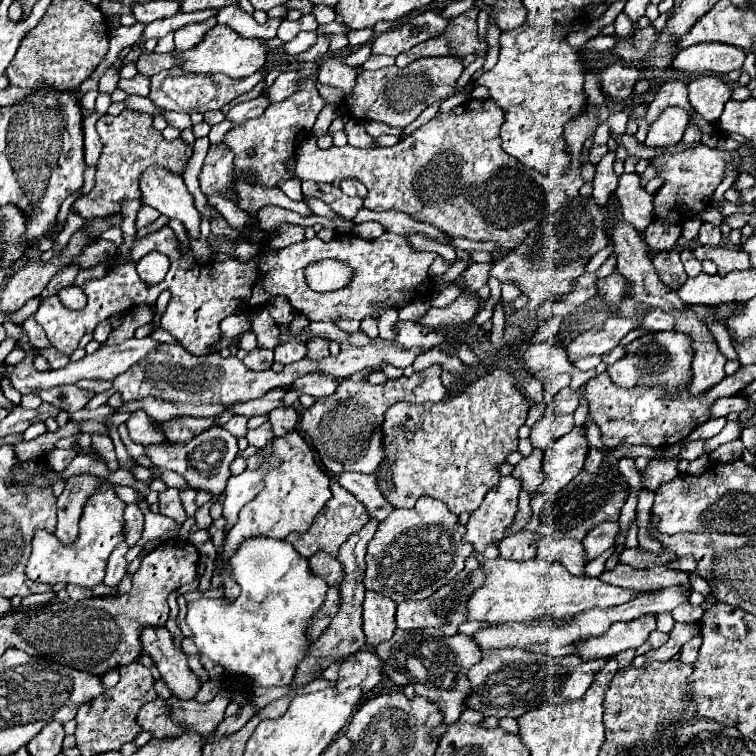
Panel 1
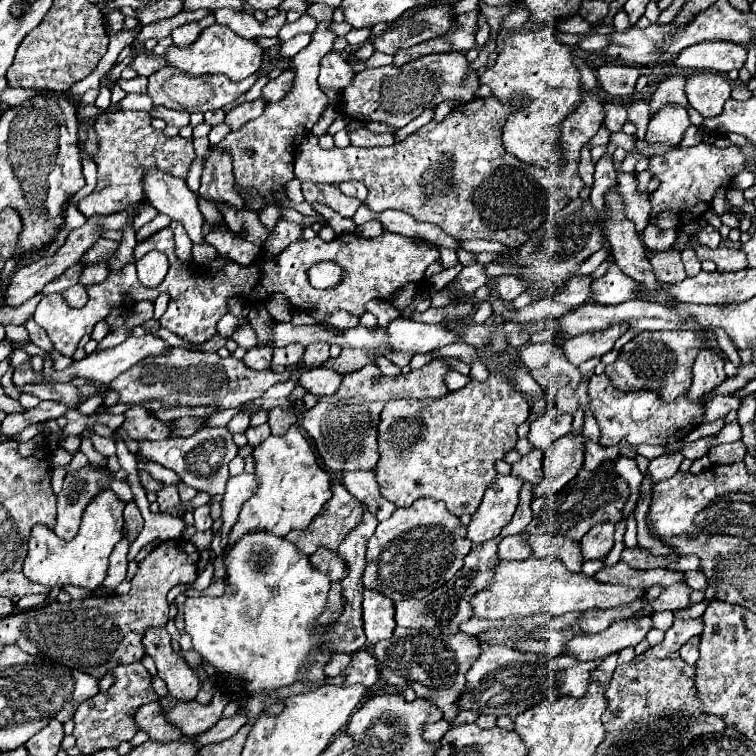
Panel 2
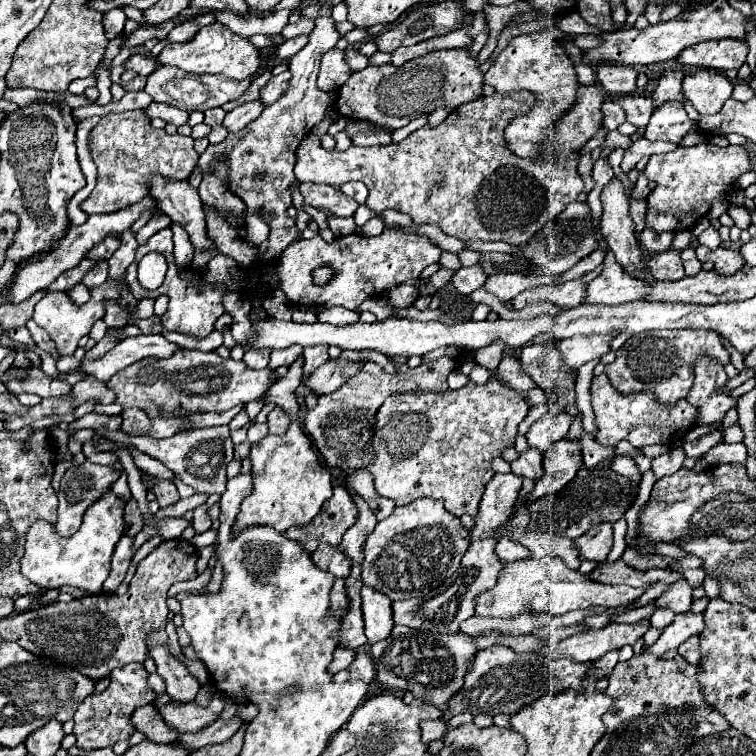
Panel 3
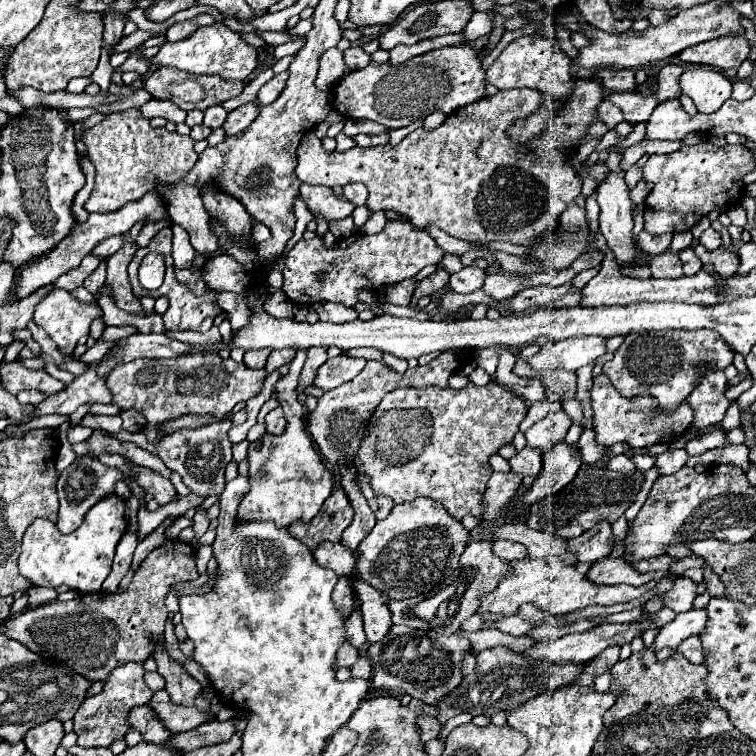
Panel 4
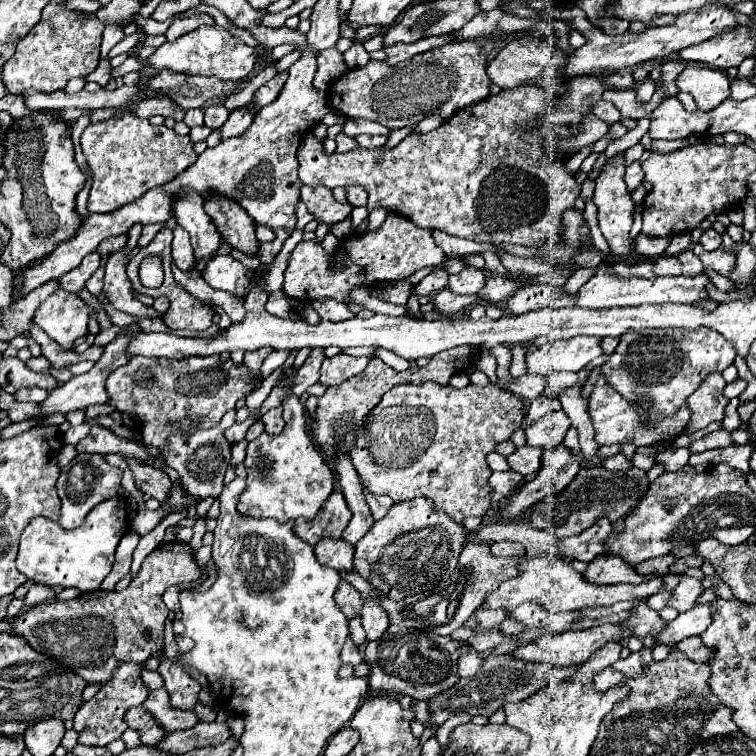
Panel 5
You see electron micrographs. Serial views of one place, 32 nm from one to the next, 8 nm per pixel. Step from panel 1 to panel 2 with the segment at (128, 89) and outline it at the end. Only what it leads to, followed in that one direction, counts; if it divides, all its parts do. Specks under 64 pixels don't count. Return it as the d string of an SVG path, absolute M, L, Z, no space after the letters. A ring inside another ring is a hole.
M136 76L132 80L118 80L118 84L124 92L146 92L148 80L144 76Z

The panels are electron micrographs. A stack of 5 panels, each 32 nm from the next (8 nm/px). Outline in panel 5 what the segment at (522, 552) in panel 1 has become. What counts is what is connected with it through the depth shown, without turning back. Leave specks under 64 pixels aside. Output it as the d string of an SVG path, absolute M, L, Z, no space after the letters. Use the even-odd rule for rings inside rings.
M496 542L496 544L490 546L490 552L492 552L494 556L514 556L514 554L518 554L518 552L524 552L524 548L520 548L520 546L514 544L514 542Z

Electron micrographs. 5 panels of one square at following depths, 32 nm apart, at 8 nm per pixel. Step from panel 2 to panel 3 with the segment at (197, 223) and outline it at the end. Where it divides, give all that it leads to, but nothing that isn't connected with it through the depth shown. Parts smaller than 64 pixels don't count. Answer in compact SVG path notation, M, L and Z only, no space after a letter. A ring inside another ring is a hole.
M160 176L152 178L150 196L156 200L158 208L178 222L190 236L190 242L198 250L214 250L216 244L210 240L206 230L206 212L198 190L192 188L186 180L162 180Z

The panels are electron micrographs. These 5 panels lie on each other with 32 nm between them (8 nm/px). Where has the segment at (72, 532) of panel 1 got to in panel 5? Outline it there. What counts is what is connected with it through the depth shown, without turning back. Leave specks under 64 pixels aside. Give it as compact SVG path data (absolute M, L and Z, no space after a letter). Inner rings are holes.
M76 454L70 464L66 464L60 470L58 478L58 496L62 498L62 510L60 510L60 526L62 528L76 528L84 522L88 512L98 506L100 502L118 496L122 480L122 470L116 466L110 466L104 458L104 454Z

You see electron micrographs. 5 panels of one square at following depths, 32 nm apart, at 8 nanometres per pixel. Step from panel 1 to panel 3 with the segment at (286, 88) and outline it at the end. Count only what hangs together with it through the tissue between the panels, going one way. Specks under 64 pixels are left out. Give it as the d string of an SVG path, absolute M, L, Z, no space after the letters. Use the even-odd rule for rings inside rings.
M288 70L278 74L278 76L274 76L274 78L270 78L270 82L260 90L260 102L262 104L276 102L284 94L284 90L288 88L288 80L290 80L290 72Z

